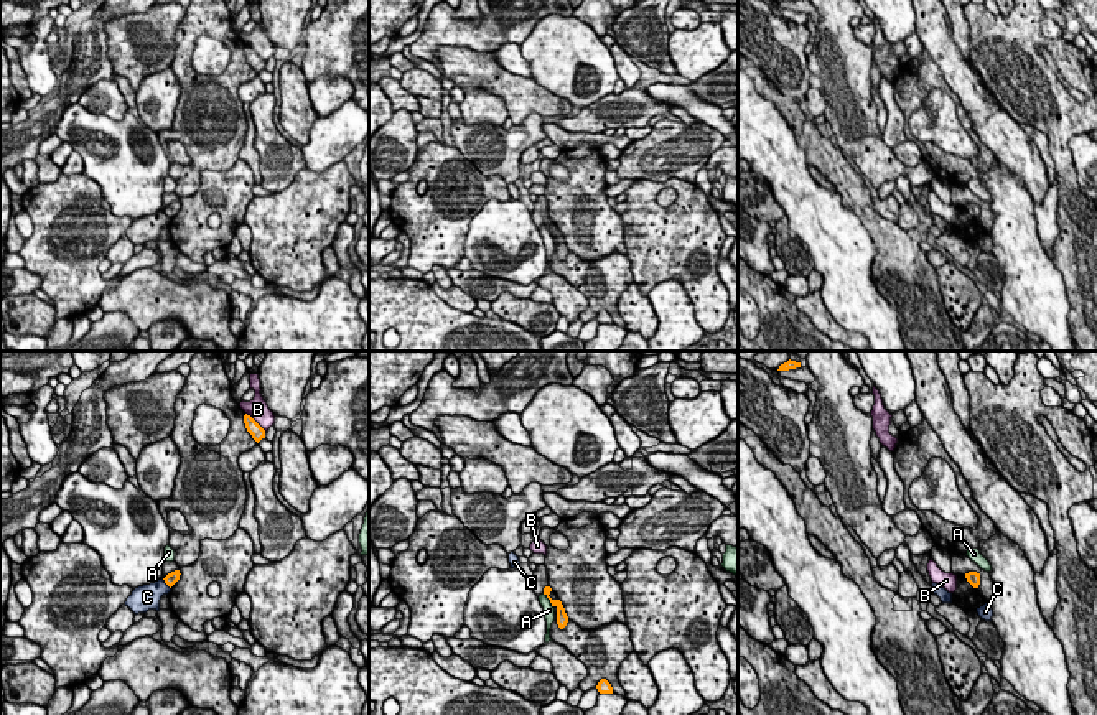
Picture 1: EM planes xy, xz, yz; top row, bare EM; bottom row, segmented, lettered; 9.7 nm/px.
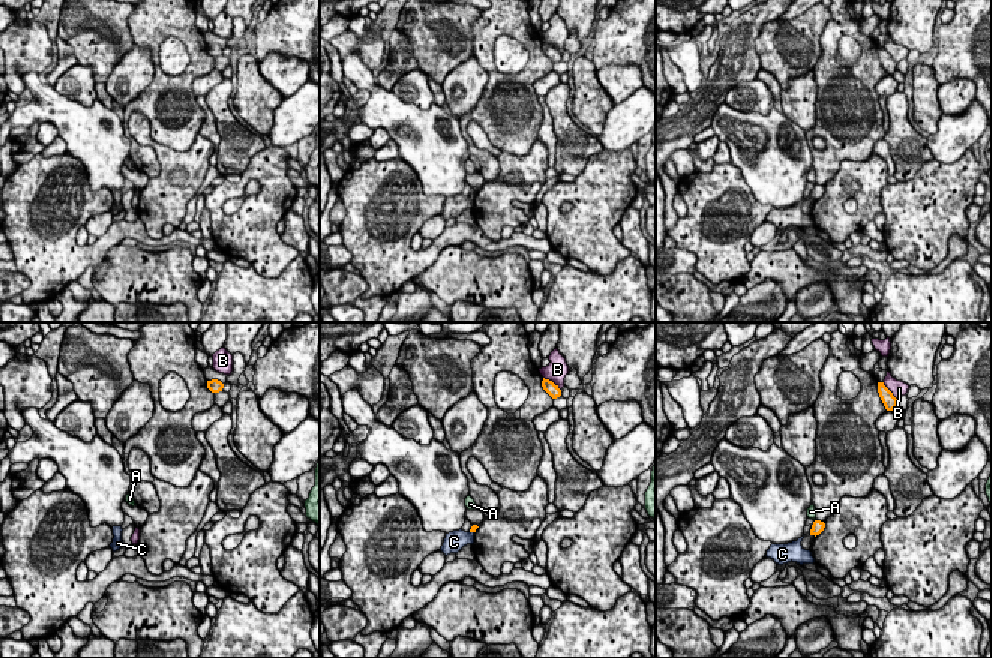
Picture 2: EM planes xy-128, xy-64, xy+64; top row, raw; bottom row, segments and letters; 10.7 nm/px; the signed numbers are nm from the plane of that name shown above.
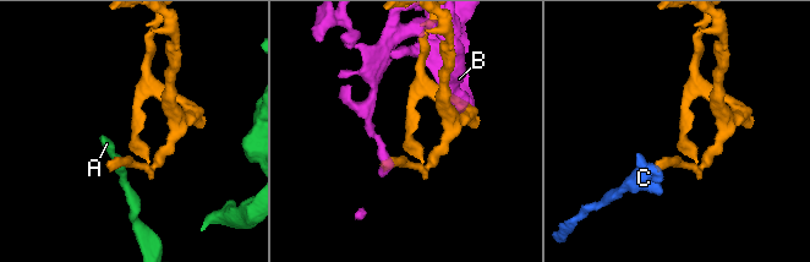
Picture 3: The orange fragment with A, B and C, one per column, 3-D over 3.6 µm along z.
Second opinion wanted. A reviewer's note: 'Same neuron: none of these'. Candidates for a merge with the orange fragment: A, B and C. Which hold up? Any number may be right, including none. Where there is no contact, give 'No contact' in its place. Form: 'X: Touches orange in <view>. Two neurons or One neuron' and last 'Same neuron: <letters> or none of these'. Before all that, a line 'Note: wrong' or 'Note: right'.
Note: right
A: Touches orange in xz. Two neurons
B: Touches orange in xy. Two neurons
C: Touches orange in xy. Two neurons
Same neuron: none of these

